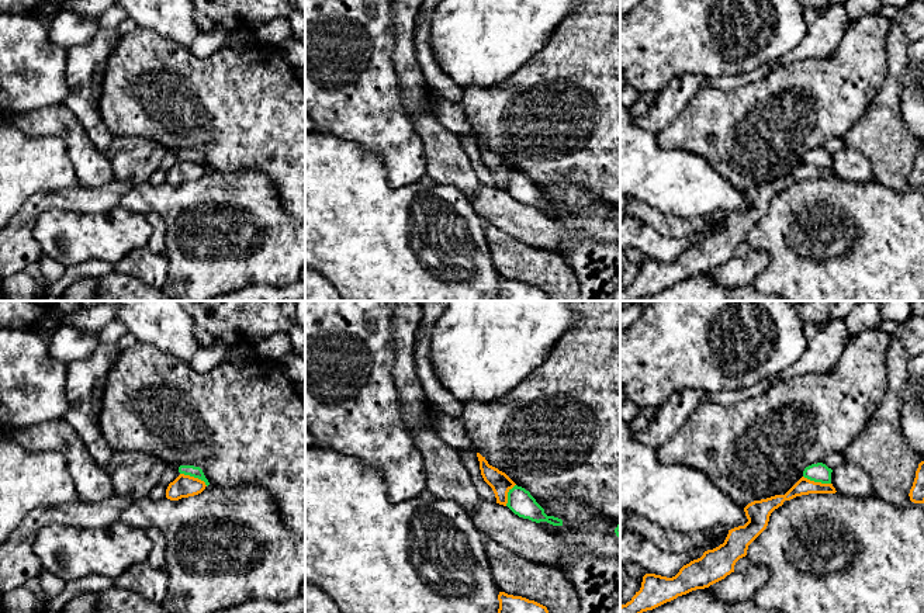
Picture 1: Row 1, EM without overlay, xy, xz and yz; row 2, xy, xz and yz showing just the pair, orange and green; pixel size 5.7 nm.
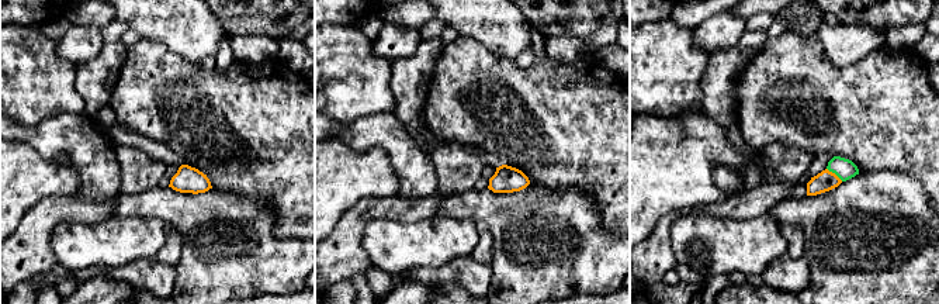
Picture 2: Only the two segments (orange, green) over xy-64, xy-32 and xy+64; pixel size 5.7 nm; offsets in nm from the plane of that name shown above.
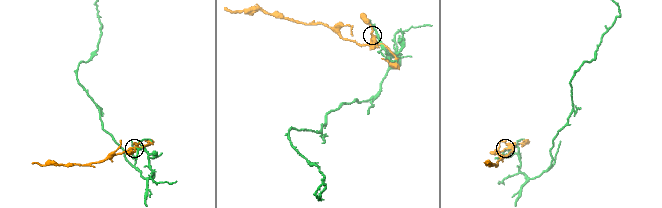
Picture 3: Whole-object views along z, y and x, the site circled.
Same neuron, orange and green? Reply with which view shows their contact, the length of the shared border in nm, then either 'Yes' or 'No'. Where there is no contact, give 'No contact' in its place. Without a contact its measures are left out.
Touches orange in xy. Shared border 180 nm. No

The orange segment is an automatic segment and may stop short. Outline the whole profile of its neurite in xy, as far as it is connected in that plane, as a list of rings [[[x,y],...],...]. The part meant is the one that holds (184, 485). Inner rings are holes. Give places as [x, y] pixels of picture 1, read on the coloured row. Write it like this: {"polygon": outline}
{"polygon": [[[180,474],[173,482],[169,484],[166,498],[170,501],[179,501],[181,498],[194,496],[201,493],[205,486],[204,481]]]}

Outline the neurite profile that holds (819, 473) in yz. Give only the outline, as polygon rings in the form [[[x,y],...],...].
[[[817,463],[806,467],[803,471],[803,477],[814,482],[831,484],[831,472],[833,470],[826,464]]]

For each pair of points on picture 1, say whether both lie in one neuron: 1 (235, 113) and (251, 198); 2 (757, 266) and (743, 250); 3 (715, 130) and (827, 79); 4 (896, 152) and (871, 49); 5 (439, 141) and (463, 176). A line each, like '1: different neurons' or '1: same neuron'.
1: different neurons
2: different neurons
3: same neuron
4: different neurons
5: same neuron

